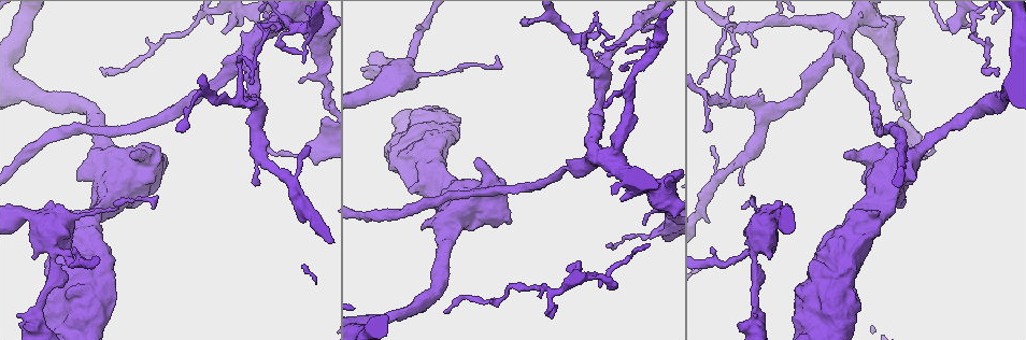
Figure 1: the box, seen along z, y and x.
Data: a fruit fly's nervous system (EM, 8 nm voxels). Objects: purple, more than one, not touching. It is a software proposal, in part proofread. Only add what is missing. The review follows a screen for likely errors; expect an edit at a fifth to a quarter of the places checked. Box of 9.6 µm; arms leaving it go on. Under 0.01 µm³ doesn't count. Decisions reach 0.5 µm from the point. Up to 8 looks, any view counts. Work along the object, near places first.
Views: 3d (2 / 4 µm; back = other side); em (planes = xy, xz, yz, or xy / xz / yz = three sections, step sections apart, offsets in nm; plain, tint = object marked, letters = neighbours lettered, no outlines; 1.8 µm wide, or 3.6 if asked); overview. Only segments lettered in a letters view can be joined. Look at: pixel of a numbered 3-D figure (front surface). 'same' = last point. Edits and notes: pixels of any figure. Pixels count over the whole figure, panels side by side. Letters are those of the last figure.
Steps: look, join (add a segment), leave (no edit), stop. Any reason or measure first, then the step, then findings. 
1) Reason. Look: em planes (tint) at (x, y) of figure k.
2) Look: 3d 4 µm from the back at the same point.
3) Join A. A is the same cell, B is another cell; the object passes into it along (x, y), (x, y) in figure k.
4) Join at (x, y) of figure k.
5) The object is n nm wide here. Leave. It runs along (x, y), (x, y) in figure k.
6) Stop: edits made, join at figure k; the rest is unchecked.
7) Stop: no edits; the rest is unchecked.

Free end. Look: em planes (letters) at (48, 201) of figure 1.

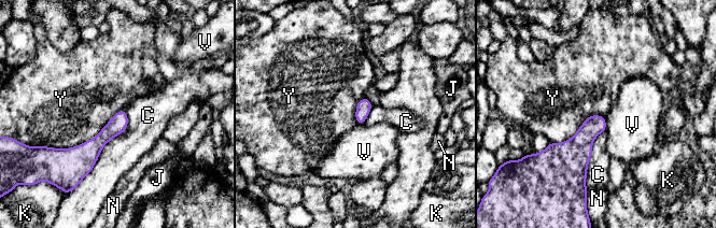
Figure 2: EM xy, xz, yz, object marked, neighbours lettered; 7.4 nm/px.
Leave. C, J, K, N, V and Y are other cells; none of them fits.

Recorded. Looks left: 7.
Branch stops here. Look: 3d 2 µm at (477, 158) of figure 1.

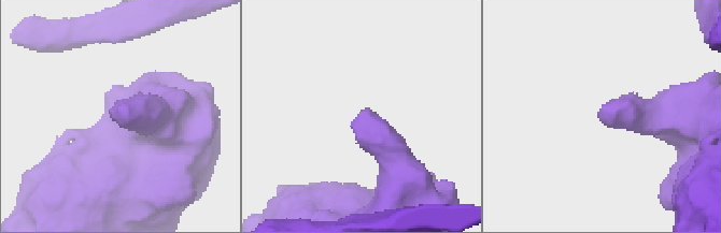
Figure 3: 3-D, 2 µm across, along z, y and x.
Now the EM. Look: em yz step 16 (letters) at (124, 110) of figure 3.

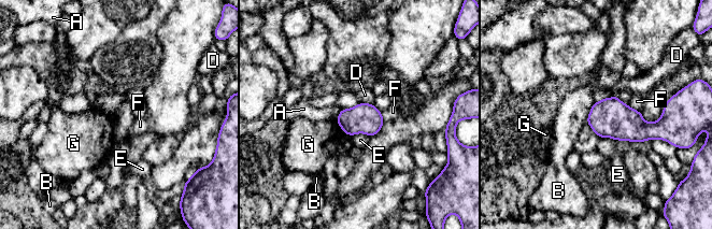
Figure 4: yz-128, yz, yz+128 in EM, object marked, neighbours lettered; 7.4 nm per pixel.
Another direction. Look: em planes (letters) at the same point.

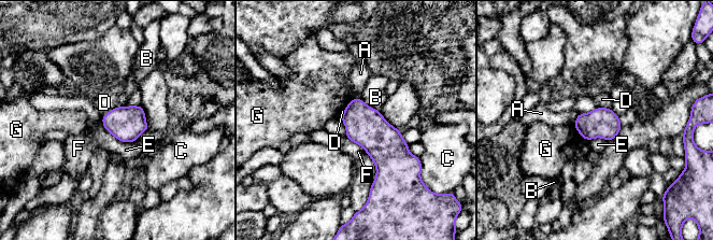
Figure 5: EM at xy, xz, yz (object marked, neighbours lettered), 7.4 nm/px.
Leave. A, B, C, D, E, F and G are other cells; a border runs along (116, 106), (102, 116) in figure 5; no lettered segment goes on from it.

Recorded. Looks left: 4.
Closes a loop. Look: 3d 4 µm at (91, 279) of figure 1.

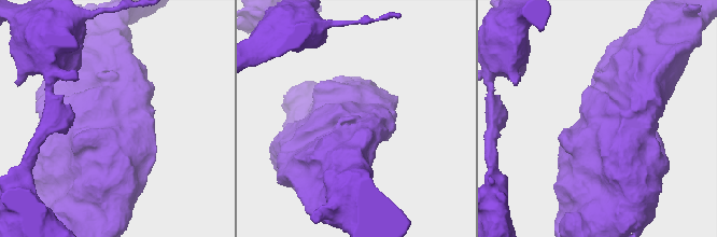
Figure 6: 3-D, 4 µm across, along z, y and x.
Shape alone is not enough. Look: em 3.6 µm planes (letters) at (116, 117) of figure 6.

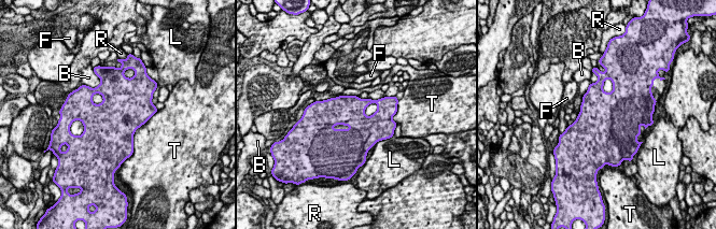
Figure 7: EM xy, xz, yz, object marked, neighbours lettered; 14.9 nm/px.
The object is 600 nm wide here. Leave. B, F, L, R and T are other cells; a border runs along (583, 96), (580, 111), (577, 114) in figure 7; none of them fits.

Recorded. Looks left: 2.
Stop: no edits; the rest is unchecked.

